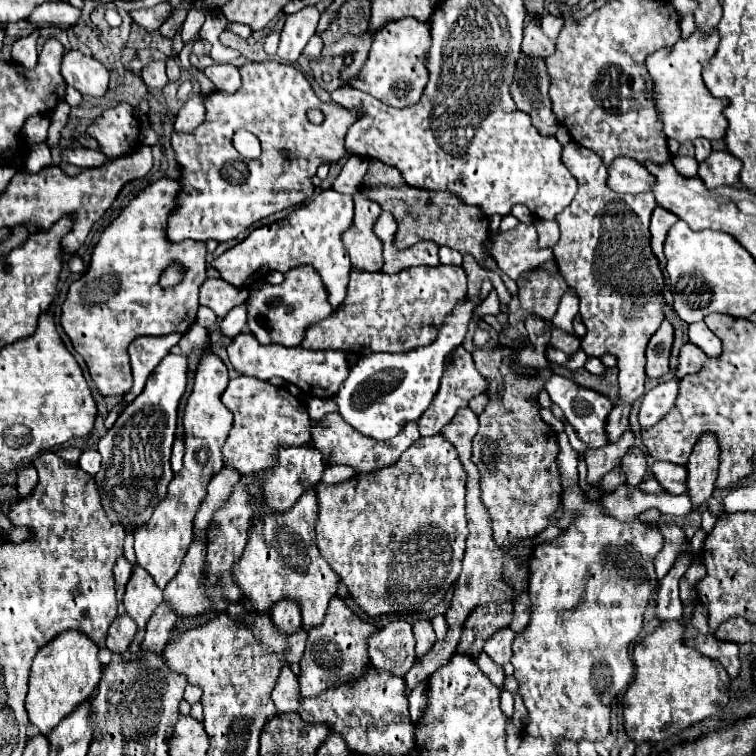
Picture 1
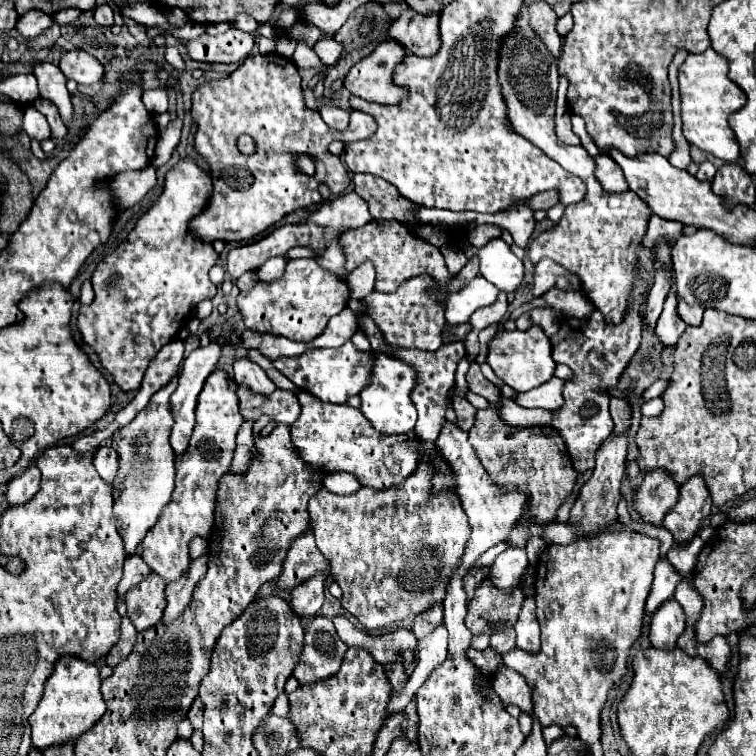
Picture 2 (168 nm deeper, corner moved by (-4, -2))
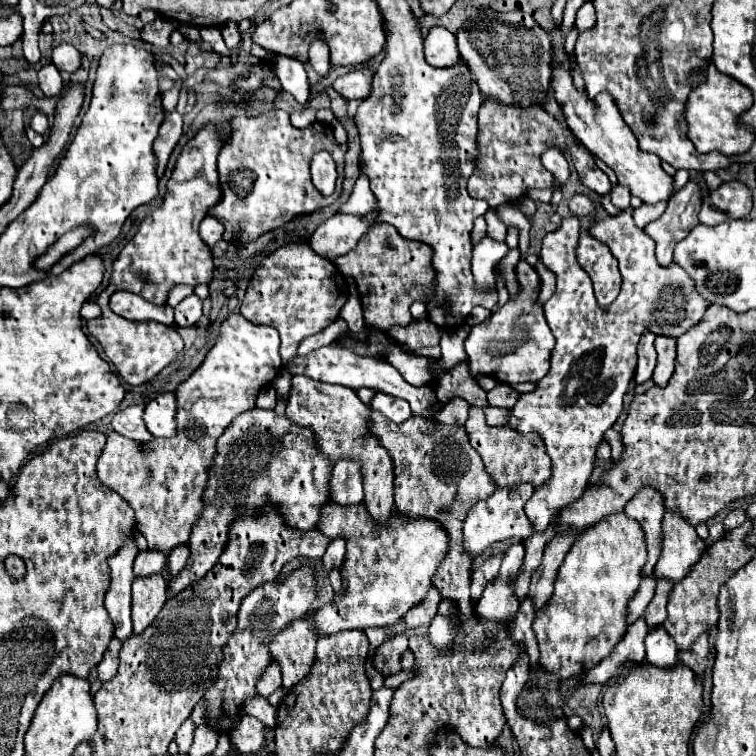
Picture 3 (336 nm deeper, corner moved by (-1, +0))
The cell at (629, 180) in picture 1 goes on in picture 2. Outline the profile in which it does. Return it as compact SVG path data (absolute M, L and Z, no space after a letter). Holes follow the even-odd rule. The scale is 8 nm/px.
M596 155L594 163L596 163L594 175L596 175L598 183L602 185L602 189L606 193L624 193L624 191L628 191L628 183L622 177L620 167L608 155Z

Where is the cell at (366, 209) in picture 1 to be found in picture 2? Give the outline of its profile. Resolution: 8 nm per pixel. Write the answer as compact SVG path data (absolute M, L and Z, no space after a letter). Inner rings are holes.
M364 263L360 267L356 267L350 275L348 275L348 285L350 285L350 295L354 299L362 299L366 297L366 293L370 293L374 289L374 265Z

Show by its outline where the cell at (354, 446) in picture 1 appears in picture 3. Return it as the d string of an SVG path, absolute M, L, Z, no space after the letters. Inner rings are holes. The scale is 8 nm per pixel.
M303 375L293 377L291 387L291 399L287 403L287 417L297 427L307 427L315 435L317 449L329 457L331 461L339 459L351 459L361 463L363 473L363 487L365 487L365 499L363 503L375 515L375 519L383 521L393 511L393 461L389 451L379 443L379 439L371 433L371 411L367 405L359 401L355 391L343 387L343 385L329 385L329 383L315 383L313 379L307 379Z

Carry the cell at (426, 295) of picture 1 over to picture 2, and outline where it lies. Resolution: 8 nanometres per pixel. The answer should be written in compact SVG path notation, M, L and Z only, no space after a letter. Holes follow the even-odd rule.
M474 255L466 267L452 277L452 281L448 283L448 291L442 293L438 299L426 295L426 287L432 285L432 279L428 275L422 277L414 277L410 281L406 281L396 293L376 293L372 291L370 295L366 295L364 299L368 301L368 311L370 317L376 321L376 325L380 327L380 331L384 333L386 341L390 345L398 345L398 347L416 347L416 349L424 349L424 351L436 351L442 345L442 327L446 323L444 319L444 301L450 293L456 293L460 289L464 289L470 279L474 279L478 275L478 255Z

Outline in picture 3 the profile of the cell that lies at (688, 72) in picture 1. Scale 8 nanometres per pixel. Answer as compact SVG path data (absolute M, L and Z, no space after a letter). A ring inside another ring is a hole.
M707 59L707 65L703 65L703 69L705 69L705 81L699 83L697 87L691 87L691 93L685 103L687 135L701 153L719 151L727 157L743 155L751 149L755 133L749 127L737 125L737 117L751 107L753 103L751 91L745 85L741 85L737 79L723 75L711 59Z

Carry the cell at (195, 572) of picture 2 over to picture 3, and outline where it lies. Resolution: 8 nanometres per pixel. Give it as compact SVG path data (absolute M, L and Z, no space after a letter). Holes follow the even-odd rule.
M249 409L235 417L217 439L215 467L211 469L203 497L205 509L189 539L191 555L181 573L169 577L169 595L177 595L199 581L217 563L227 543L229 521L235 515L243 515L245 509L255 513L263 505L273 503L291 527L299 527L301 531L315 529L319 507L329 501L331 467L333 463L325 455L319 455L311 431L295 427L287 417L277 417L275 411L265 409Z

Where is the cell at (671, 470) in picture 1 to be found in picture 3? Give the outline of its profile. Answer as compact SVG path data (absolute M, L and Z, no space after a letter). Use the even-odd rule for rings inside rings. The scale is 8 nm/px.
M643 487L635 499L629 499L623 513L635 521L641 523L647 539L647 567L643 569L645 575L653 573L653 567L661 555L663 549L663 513L665 513L665 499L655 487Z

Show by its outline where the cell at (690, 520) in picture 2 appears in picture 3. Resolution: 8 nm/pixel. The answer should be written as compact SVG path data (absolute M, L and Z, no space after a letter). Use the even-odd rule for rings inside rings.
M665 511L663 533L663 551L655 565L655 577L679 581L699 561L699 555L705 551L705 543L695 533L695 525L679 511Z

